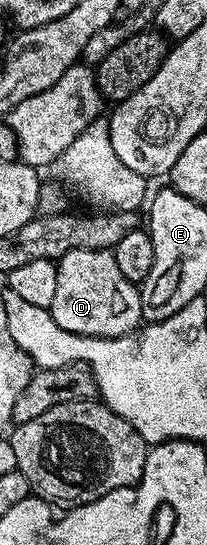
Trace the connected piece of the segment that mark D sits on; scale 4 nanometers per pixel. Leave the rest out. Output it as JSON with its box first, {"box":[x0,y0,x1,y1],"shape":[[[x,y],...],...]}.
{"box":[50,250,143,338],"shape":[[[70,250],[56,265],[58,282],[50,309],[54,322],[70,334],[94,338],[118,338],[137,331],[143,321],[142,298],[137,285],[130,283],[118,270],[111,251]]]}

